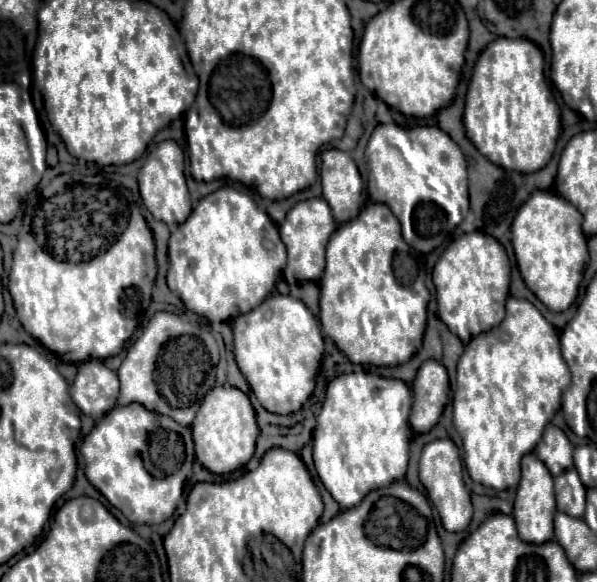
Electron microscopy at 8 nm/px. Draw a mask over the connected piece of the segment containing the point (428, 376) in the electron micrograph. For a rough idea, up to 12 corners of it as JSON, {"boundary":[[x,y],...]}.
{"boundary":[[427,360],[413,380],[409,424],[429,432],[449,400],[449,376]]}

